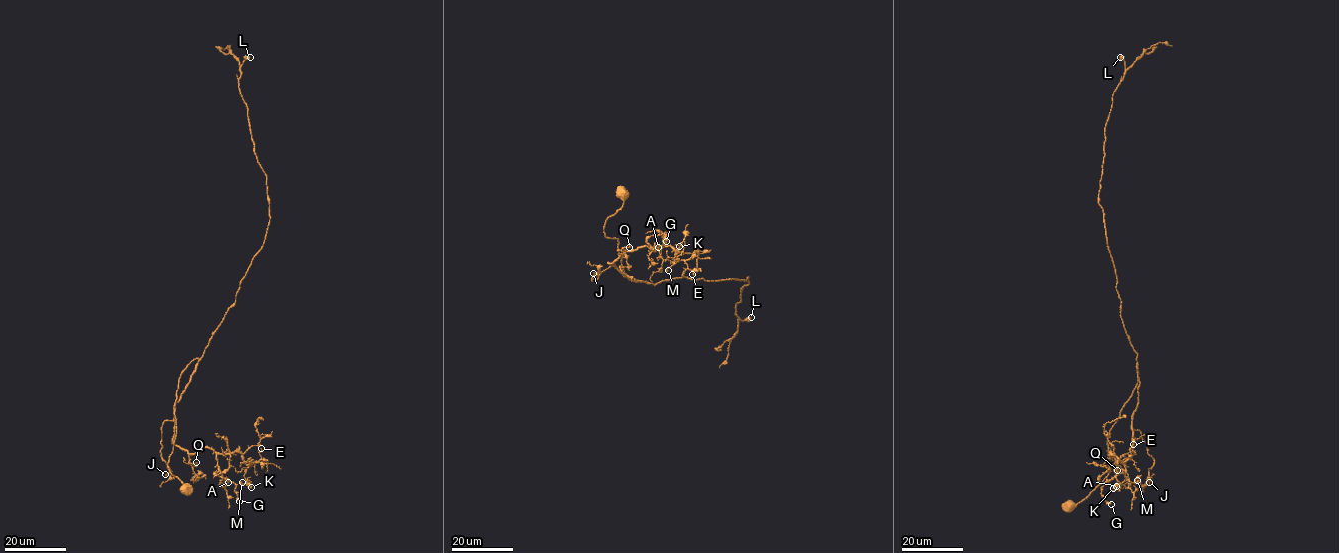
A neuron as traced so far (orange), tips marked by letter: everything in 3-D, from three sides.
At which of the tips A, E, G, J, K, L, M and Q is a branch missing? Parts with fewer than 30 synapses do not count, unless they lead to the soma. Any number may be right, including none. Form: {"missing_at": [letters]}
{"missing_at": []}

